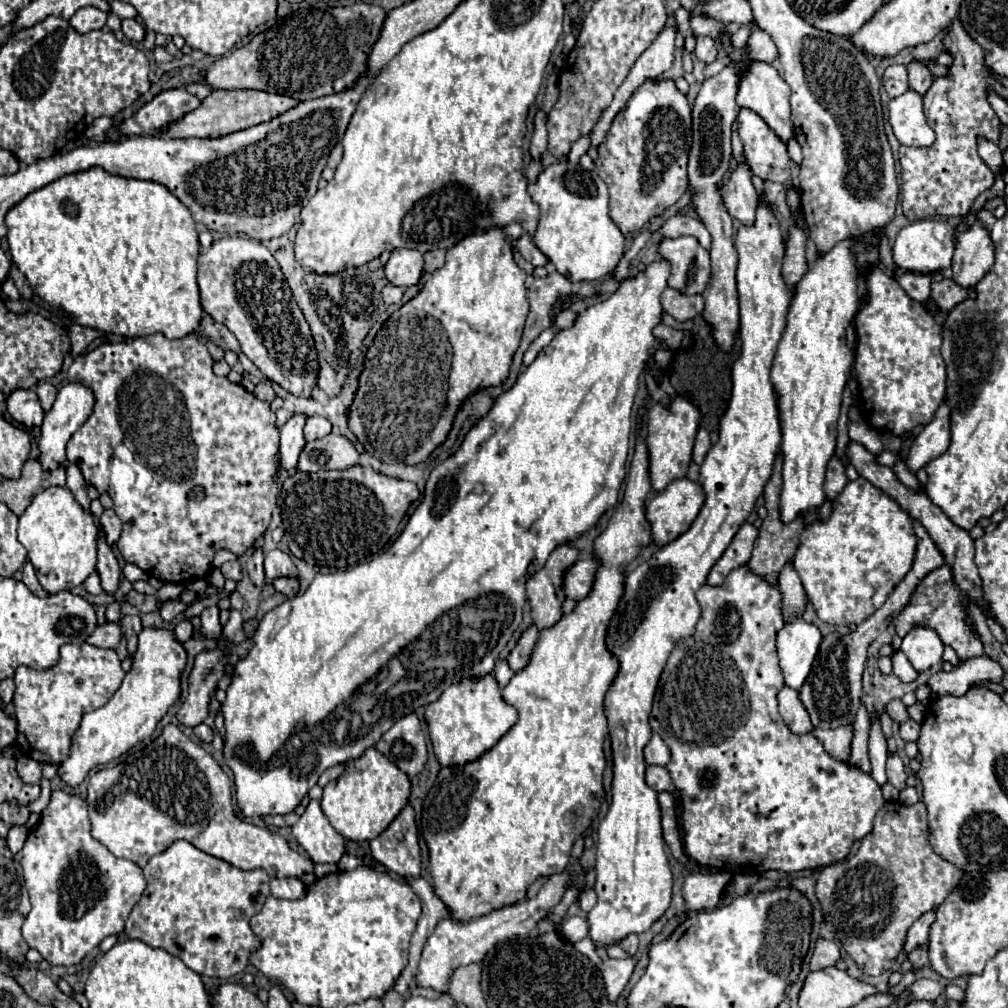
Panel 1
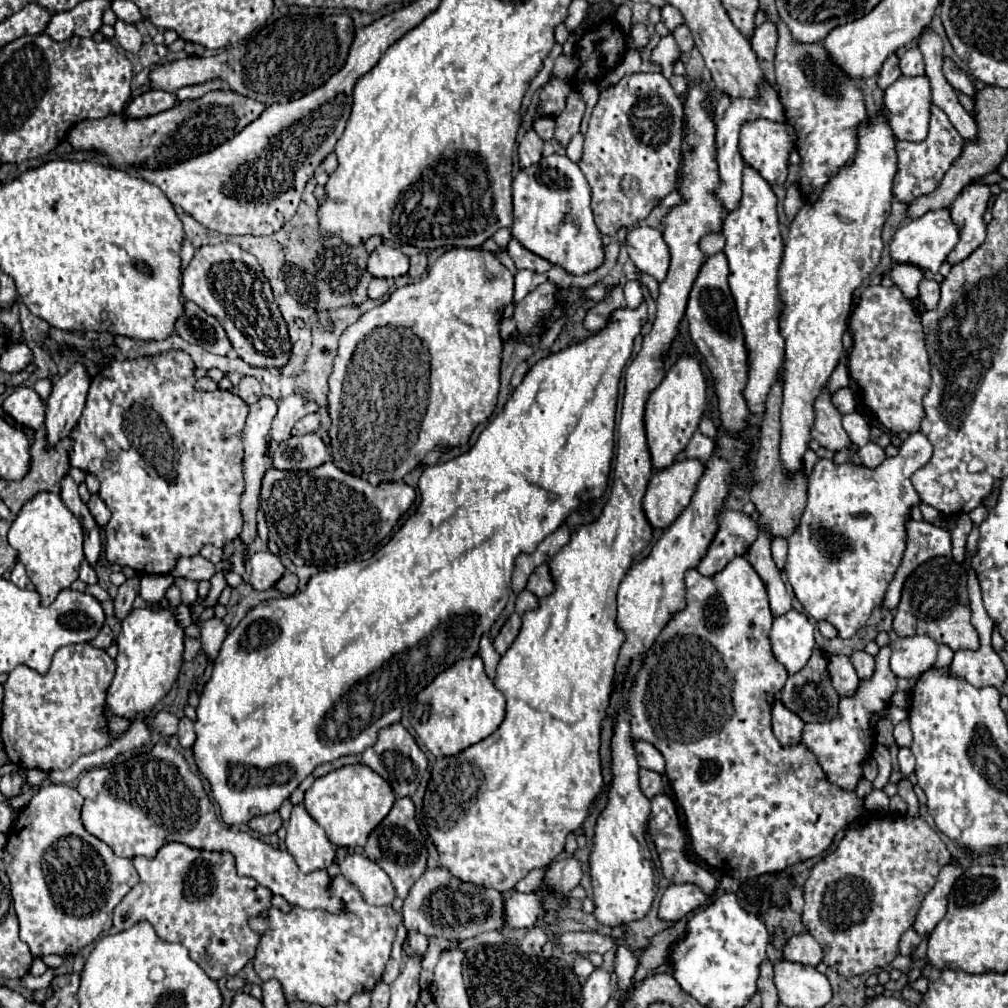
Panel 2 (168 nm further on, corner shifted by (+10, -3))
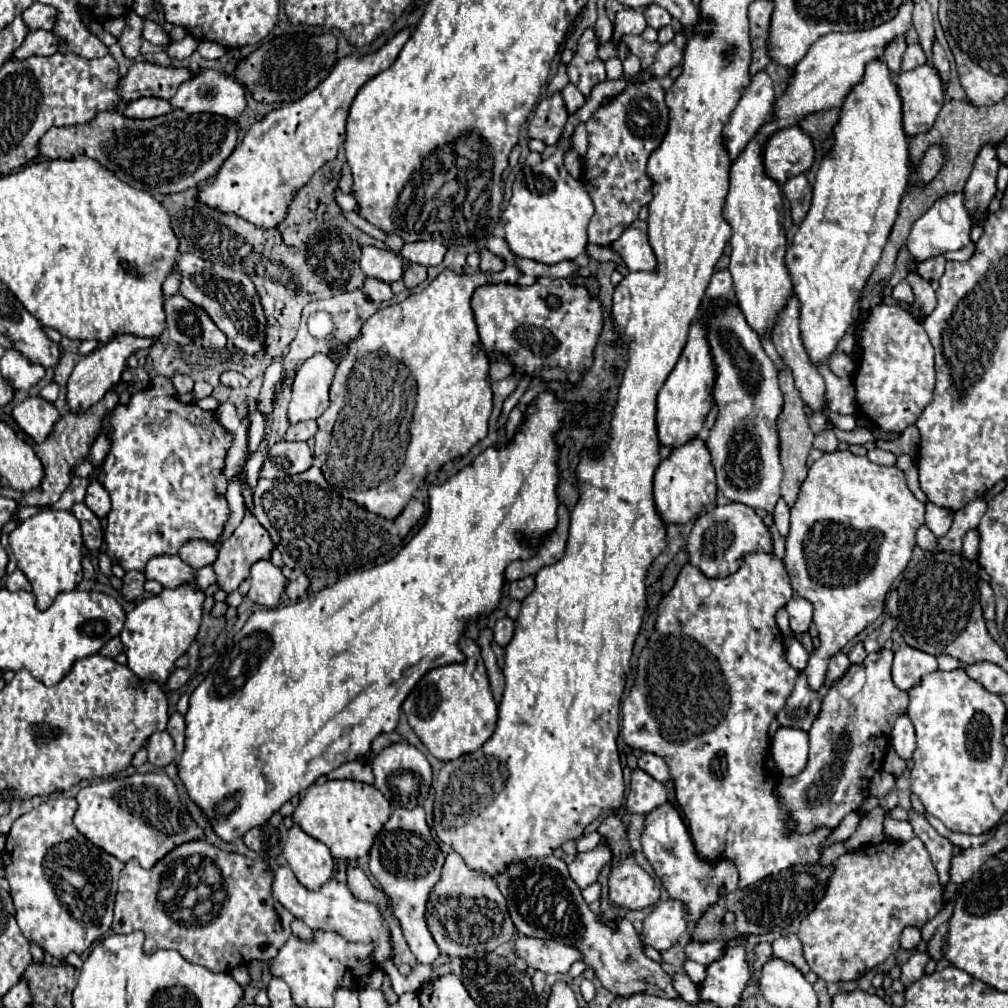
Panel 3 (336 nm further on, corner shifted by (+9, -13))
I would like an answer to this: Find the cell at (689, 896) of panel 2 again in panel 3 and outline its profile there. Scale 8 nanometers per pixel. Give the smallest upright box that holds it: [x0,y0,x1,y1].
[643,901,687,953]

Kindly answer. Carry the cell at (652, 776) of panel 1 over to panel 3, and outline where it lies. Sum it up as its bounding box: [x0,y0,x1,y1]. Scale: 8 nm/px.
[625,769,667,815]

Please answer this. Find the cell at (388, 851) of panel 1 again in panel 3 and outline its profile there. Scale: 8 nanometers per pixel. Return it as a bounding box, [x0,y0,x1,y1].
[369,807,445,963]

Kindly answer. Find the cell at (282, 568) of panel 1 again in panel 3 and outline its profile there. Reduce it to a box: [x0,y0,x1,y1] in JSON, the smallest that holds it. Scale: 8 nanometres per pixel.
[247,561,287,607]

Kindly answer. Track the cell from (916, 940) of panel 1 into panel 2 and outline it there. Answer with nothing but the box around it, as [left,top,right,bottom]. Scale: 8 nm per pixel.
[914,865,962,937]

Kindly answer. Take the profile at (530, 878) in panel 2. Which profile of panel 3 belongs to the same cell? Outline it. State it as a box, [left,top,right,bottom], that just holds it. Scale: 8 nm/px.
[495,855,677,999]

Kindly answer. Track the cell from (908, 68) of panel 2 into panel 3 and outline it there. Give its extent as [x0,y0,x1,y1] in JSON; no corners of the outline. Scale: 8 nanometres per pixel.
[901,43,927,71]

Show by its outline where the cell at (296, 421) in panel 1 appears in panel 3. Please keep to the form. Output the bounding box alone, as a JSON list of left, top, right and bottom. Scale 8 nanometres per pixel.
[289,347,347,423]

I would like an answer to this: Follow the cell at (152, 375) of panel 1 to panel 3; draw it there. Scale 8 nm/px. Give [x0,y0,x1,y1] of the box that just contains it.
[99,377,231,571]

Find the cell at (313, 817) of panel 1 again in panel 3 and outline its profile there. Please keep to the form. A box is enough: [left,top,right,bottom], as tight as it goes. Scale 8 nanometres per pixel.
[283,825,335,891]

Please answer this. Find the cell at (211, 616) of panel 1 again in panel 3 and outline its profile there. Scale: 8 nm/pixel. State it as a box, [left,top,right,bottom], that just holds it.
[213,511,275,591]

